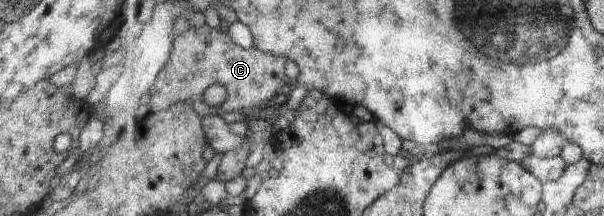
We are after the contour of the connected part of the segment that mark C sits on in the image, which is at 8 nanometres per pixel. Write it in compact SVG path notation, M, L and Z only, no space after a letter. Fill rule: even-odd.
M205 24L203 28L190 29L176 37L171 57L159 63L158 74L138 90L137 104L142 110L161 112L179 103L189 103L201 117L225 117L231 115L232 111L242 111L247 118L264 115L275 107L275 99L279 99L280 92L289 91L293 87L291 82L288 87L285 84L288 64L287 57L262 51L257 45L252 49L241 48L229 32L222 32ZM179 81L183 85L181 95ZM215 83L228 89L228 99L221 107L211 107L207 103L207 91L211 91Z

